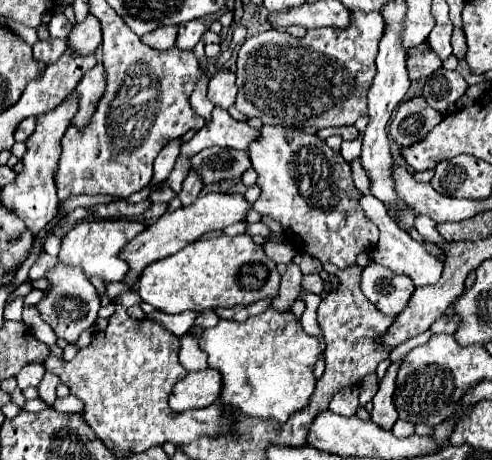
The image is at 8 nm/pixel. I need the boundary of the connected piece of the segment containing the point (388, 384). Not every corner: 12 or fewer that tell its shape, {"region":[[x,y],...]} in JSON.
{"region":[[394,361],[372,399],[372,419],[392,429],[398,419],[392,395],[402,361]]}

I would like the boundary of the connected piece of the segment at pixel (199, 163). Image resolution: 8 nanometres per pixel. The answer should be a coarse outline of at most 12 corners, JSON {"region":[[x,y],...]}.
{"region":[[208,147],[190,157],[204,185],[238,179],[250,167],[242,151]]}

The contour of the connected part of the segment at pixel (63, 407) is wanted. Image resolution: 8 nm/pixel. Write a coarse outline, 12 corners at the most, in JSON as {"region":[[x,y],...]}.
{"region":[[76,395],[56,399],[52,407],[66,413],[84,411]]}

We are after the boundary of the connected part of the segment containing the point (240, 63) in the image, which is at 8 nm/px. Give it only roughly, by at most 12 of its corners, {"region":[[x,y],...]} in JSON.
{"region":[[384,21],[248,37],[236,109],[274,127],[368,115]]}

